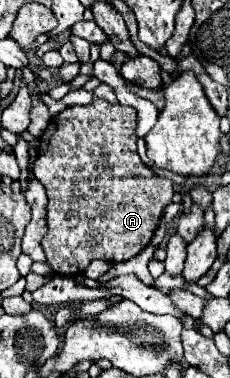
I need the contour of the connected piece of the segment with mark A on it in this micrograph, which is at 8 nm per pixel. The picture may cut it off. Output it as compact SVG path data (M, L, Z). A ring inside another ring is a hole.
M94 98L88 106L72 106L54 116L40 136L34 176L48 194L48 232L42 248L50 268L62 276L78 276L92 260L126 262L142 252L162 218L164 208L172 202L172 182L158 178L136 152L136 110L132 106L108 104Z

